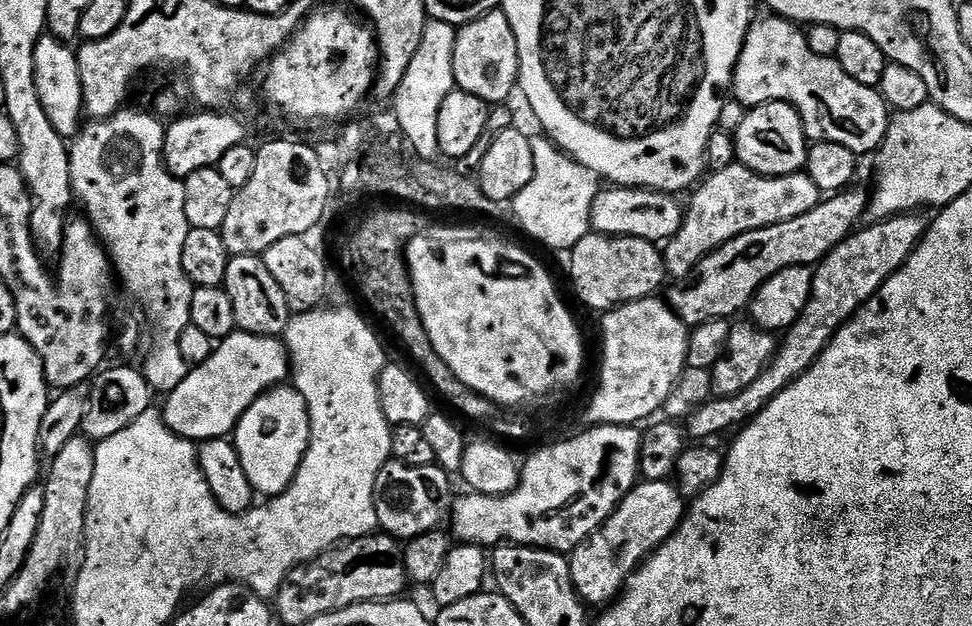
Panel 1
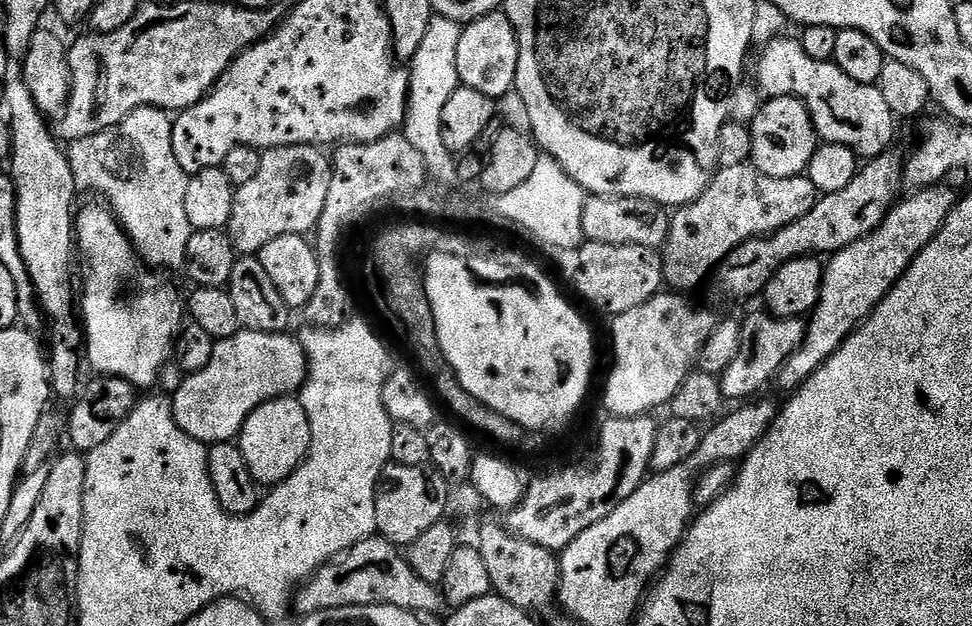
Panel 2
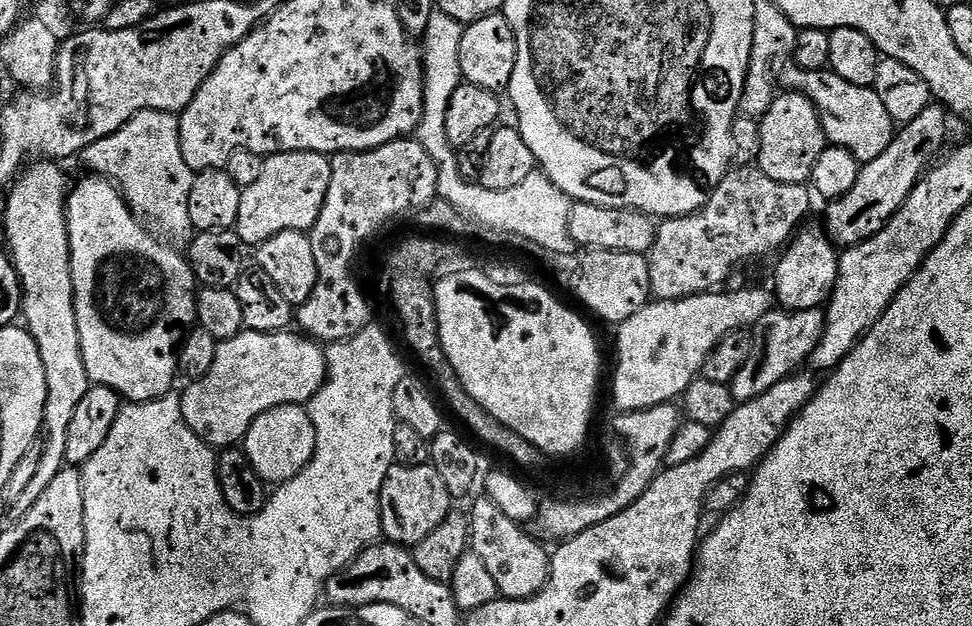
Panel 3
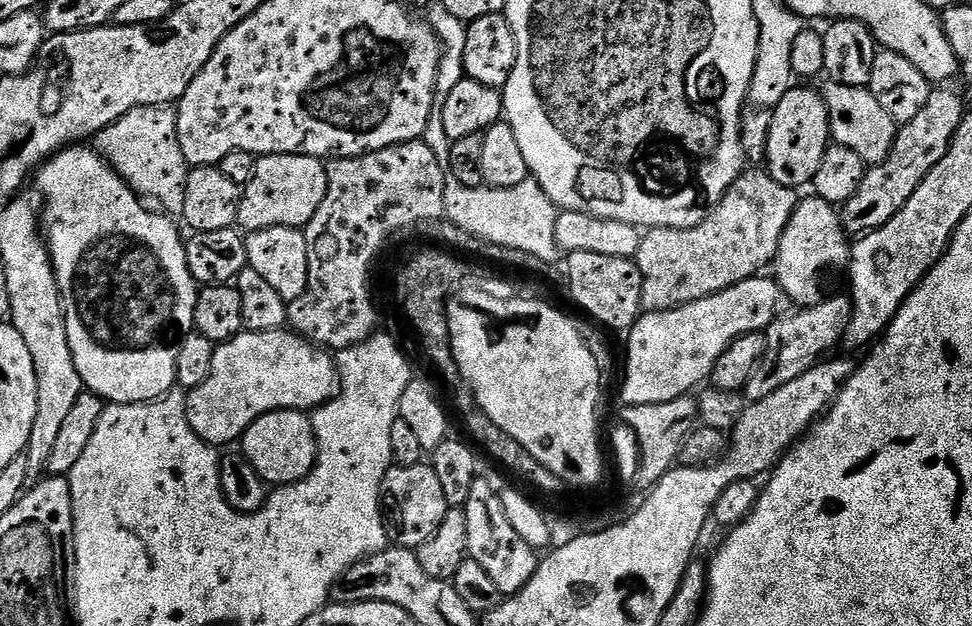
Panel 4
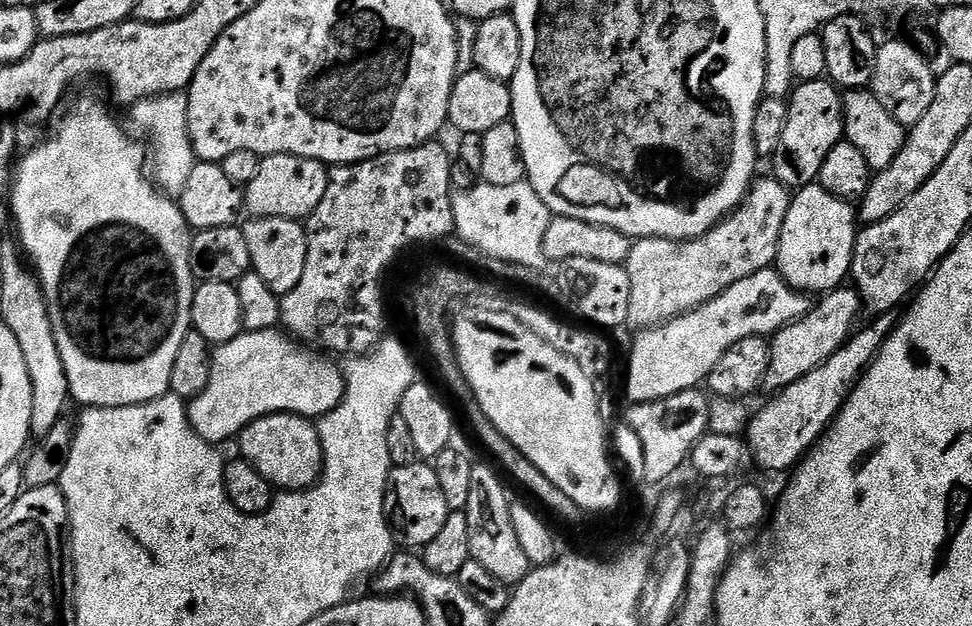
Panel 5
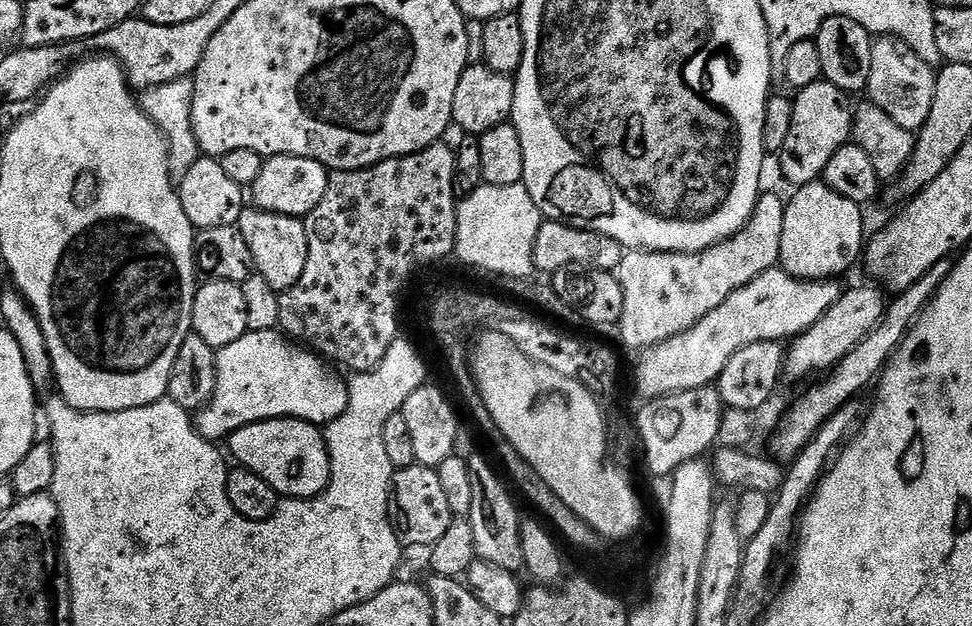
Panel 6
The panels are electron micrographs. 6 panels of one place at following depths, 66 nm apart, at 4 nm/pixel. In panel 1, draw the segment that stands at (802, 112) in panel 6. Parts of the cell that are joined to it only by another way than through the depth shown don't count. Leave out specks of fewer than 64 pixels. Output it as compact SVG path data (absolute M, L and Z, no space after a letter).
M770 100L745 111L744 120L736 129L734 139L737 161L763 176L794 174L808 163L808 131L795 106L781 100Z

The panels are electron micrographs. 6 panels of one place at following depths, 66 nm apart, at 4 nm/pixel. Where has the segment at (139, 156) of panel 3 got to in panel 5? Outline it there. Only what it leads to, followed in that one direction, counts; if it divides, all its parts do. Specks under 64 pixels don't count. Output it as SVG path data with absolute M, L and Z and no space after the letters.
M187 91L168 92L165 96L151 96L131 105L132 120L148 135L146 152L150 157L150 176L161 192L176 198L190 179L190 170L198 163L188 129Z

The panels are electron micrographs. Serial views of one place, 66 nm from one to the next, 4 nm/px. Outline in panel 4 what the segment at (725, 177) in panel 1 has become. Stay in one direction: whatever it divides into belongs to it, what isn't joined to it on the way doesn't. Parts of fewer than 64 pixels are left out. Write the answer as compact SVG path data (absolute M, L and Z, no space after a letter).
M745 170L734 182L734 186L730 186L730 190L722 198L722 202L708 217L701 222L697 228L649 228L643 233L640 249L634 257L636 265L640 268L640 273L644 279L642 286L642 302L644 308L650 312L665 312L671 308L676 308L680 304L689 304L695 300L701 300L707 296L718 294L722 290L726 290L730 286L734 286L743 280L749 280L752 276L759 276L765 271L764 267L771 265L776 258L776 251L780 249L782 242L782 234L786 230L786 226L790 222L790 218L794 214L798 203L797 189L790 186L782 186L782 182L774 182L774 178L766 170Z

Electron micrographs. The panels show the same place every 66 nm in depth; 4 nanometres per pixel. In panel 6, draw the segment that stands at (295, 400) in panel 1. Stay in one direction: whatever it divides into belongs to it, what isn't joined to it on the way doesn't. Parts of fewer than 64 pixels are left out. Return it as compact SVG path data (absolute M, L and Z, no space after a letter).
M281 418L259 420L242 426L227 437L227 451L237 465L270 482L277 496L290 500L313 500L326 490L330 482L330 454L324 433L305 420Z

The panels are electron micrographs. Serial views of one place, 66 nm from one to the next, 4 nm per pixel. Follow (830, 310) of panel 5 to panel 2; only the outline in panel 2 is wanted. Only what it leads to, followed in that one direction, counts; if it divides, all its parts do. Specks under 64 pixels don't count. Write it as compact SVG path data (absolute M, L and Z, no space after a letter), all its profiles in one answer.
M761 310L753 316L743 317L740 329L740 349L734 357L734 362L730 362L728 369L719 377L720 389L725 401L747 401L760 394L755 394L755 392L762 391L771 380L773 383L779 377L780 368L790 358L790 354L794 354L794 350L802 346L805 331L805 321L795 316L782 320Z

